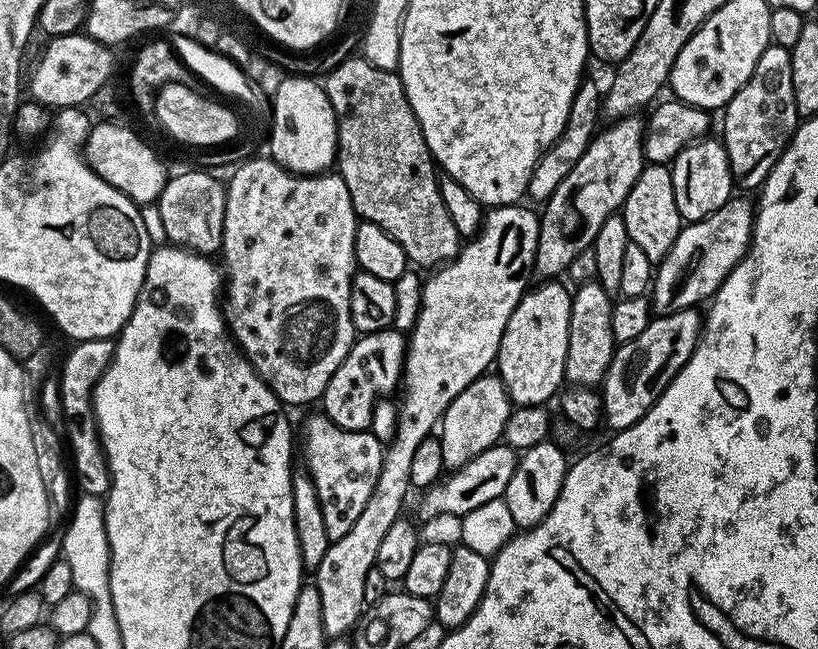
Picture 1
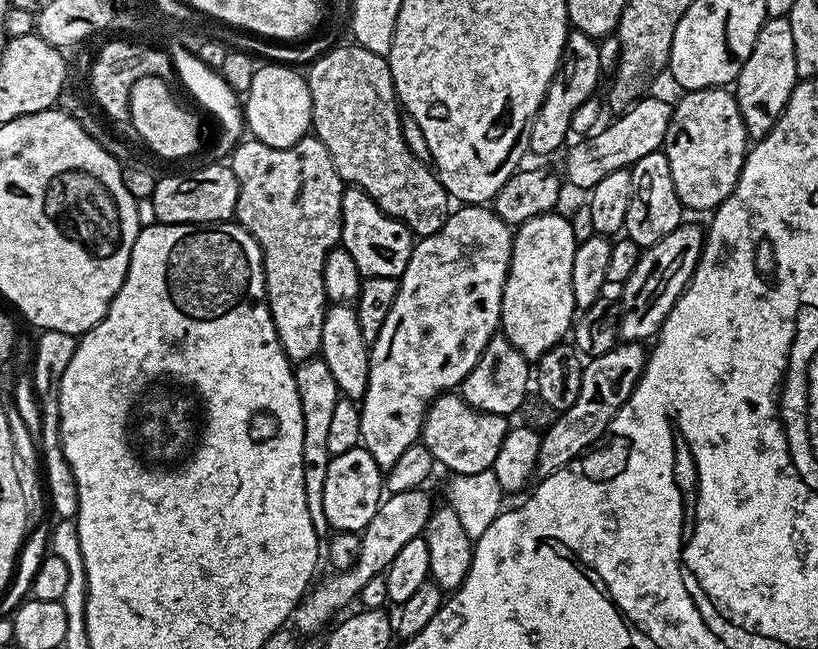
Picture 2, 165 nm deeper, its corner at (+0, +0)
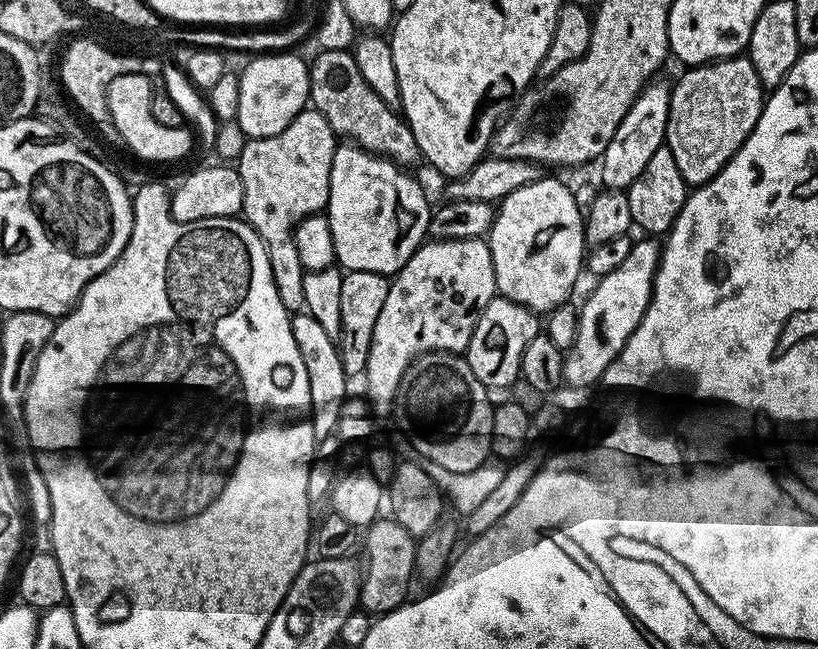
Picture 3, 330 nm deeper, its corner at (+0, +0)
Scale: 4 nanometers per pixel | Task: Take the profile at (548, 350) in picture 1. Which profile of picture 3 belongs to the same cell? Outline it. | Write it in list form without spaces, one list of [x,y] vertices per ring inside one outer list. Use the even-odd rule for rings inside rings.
[[[541,178],[514,190],[496,208],[496,217],[486,237],[494,262],[494,278],[499,295],[518,302],[537,314],[549,314],[562,304],[569,303],[572,287],[586,264],[584,216],[575,206],[571,187],[560,180]]]

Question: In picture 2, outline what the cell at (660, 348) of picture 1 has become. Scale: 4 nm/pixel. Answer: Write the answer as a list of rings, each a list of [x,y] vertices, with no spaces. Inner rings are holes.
[[[620,342],[608,353],[589,359],[585,363],[582,390],[578,390],[578,399],[574,401],[574,406],[559,413],[555,417],[556,421],[548,429],[543,429],[538,446],[537,477],[543,478],[554,474],[560,468],[567,468],[572,459],[581,456],[603,437],[612,416],[618,414],[618,410],[622,410],[634,386],[638,386],[647,361],[648,352],[643,343]]]

